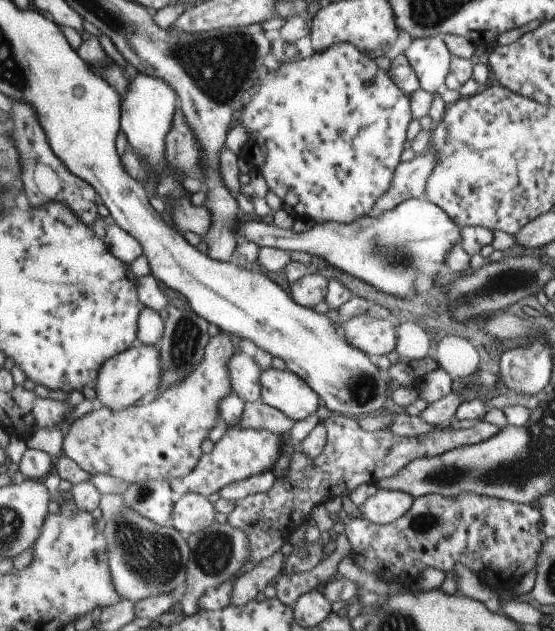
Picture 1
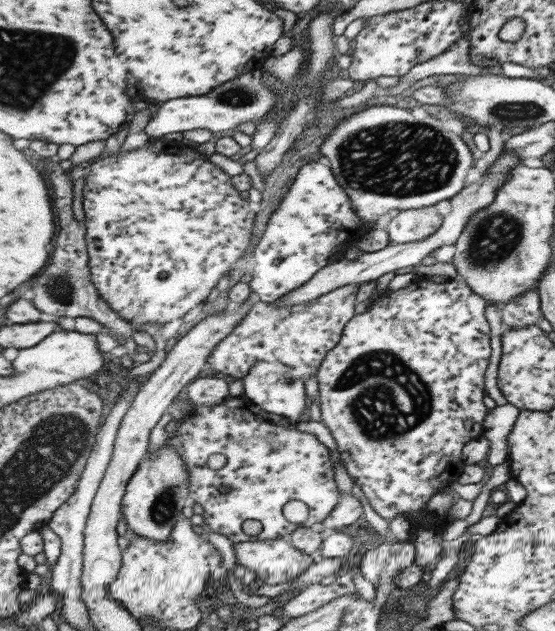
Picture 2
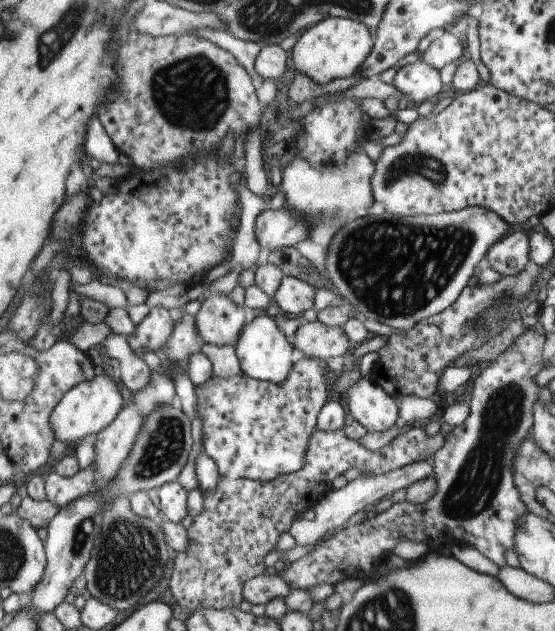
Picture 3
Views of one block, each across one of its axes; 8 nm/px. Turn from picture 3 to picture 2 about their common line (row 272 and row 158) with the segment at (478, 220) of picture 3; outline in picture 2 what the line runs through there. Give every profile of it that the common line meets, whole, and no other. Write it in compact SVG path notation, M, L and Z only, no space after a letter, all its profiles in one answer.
M381 104L359 112L350 112L321 143L319 152L329 162L334 180L349 198L349 205L358 220L364 224L380 221L385 223L383 216L390 210L421 209L451 199L462 189L467 171L475 162L475 156L460 136L445 130L442 120L427 115L421 121L410 107L399 108Z

